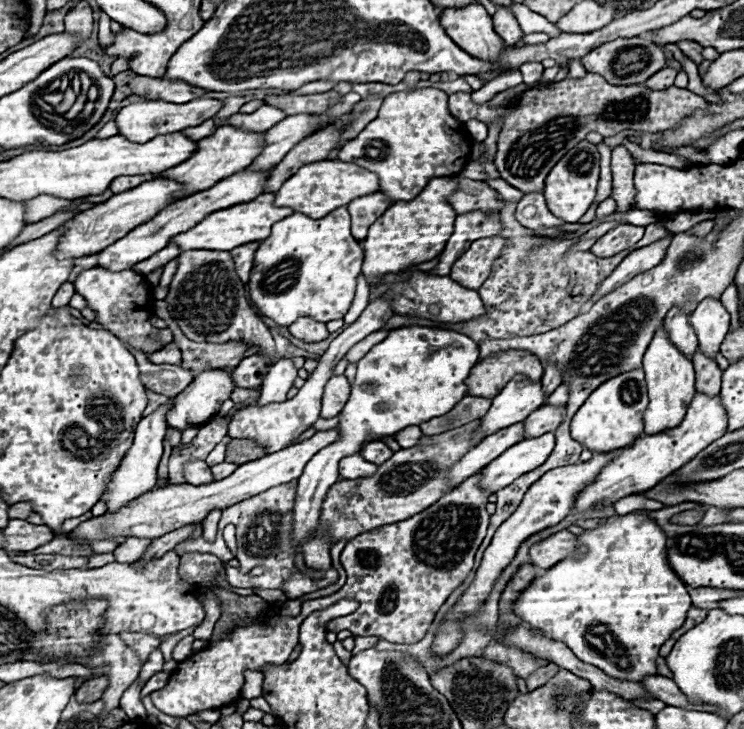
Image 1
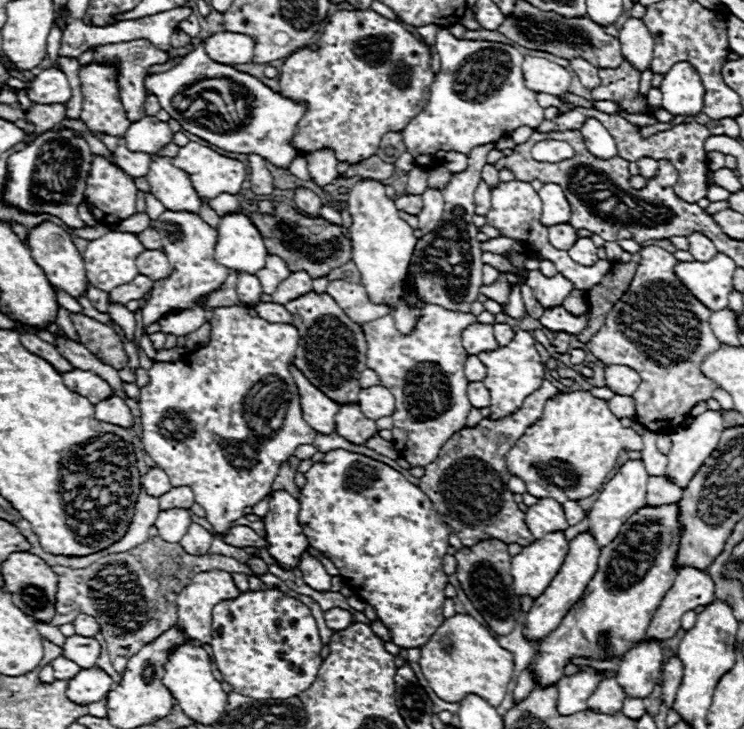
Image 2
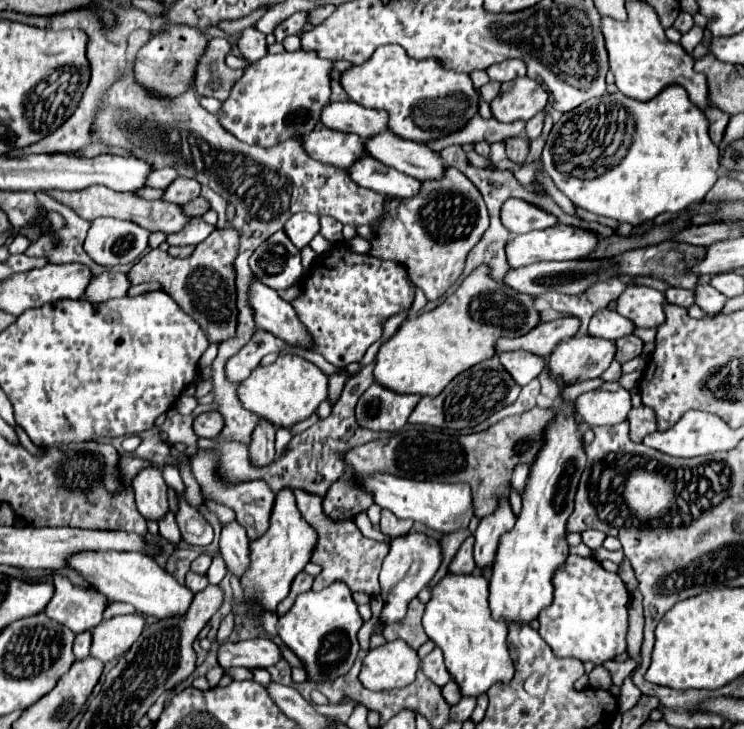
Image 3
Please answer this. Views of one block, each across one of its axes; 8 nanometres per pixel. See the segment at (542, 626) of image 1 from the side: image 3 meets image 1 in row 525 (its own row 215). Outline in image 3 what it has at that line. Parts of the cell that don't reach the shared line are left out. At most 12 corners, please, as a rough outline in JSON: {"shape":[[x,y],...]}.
{"shape":[[682,86],[590,98],[542,166],[638,226],[702,202],[720,150]]}

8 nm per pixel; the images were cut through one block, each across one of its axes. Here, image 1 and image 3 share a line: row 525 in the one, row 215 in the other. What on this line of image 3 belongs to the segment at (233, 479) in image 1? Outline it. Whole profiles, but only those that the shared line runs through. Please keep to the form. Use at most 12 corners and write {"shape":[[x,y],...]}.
{"shape":[[104,186],[50,192],[82,218],[112,216],[172,234],[192,218],[178,204]]}

